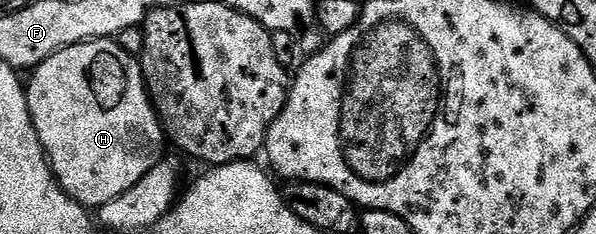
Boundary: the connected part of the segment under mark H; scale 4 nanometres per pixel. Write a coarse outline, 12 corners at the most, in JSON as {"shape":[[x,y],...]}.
{"shape":[[116,40],[31,71],[28,107],[58,184],[110,204],[166,135]]}

